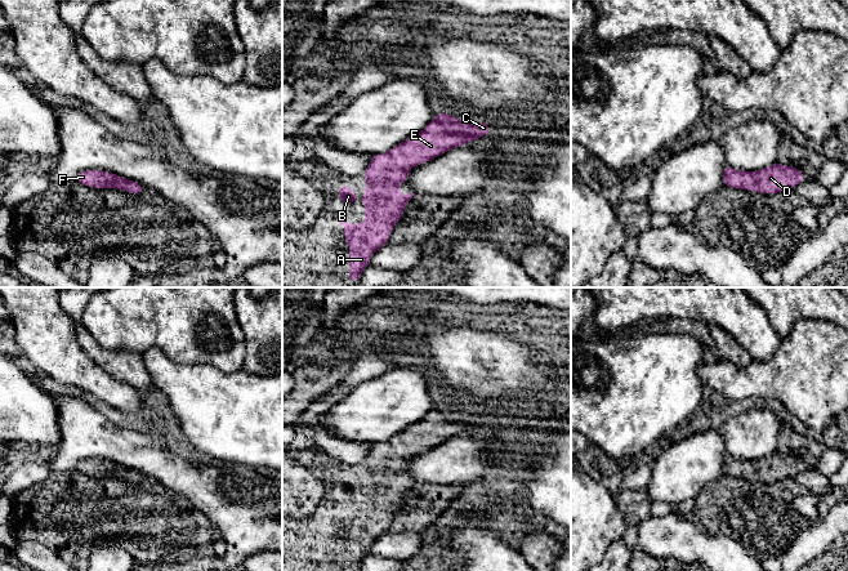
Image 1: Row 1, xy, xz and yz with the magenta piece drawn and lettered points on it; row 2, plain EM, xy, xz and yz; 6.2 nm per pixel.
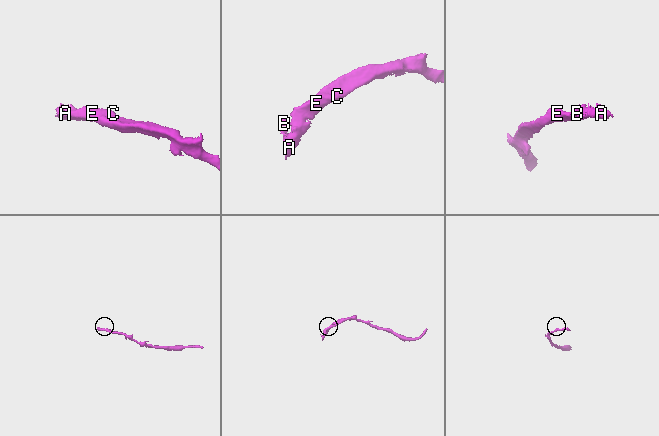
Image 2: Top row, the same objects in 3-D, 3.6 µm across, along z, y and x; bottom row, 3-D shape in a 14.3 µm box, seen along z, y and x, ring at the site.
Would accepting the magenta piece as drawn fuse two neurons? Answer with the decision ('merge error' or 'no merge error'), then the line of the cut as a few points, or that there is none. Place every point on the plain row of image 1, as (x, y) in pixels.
no merge error; cut none

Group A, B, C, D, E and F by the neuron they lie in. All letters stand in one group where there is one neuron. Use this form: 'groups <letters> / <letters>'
groups A B C D E F

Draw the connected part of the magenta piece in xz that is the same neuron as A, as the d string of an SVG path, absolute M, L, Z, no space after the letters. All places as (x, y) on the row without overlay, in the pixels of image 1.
M441 398L421 421L385 442L371 445L363 461L367 468L362 486L366 512L351 513L339 504L345 519L344 532L349 535L349 571L357 571L371 544L388 532L392 517L415 483L403 485L398 481L398 473L409 468L407 460L490 420L487 411L464 411Z

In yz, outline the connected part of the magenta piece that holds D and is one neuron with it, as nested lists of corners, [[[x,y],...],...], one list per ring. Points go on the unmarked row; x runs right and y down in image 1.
[[[777,451],[769,456],[753,461],[735,459],[727,452],[723,458],[723,474],[758,479],[766,483],[794,477],[803,469],[805,469],[803,460],[796,456],[781,454]]]

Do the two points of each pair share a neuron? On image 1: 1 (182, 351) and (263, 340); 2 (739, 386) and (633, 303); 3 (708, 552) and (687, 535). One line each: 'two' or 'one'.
1: two
2: two
3: one

